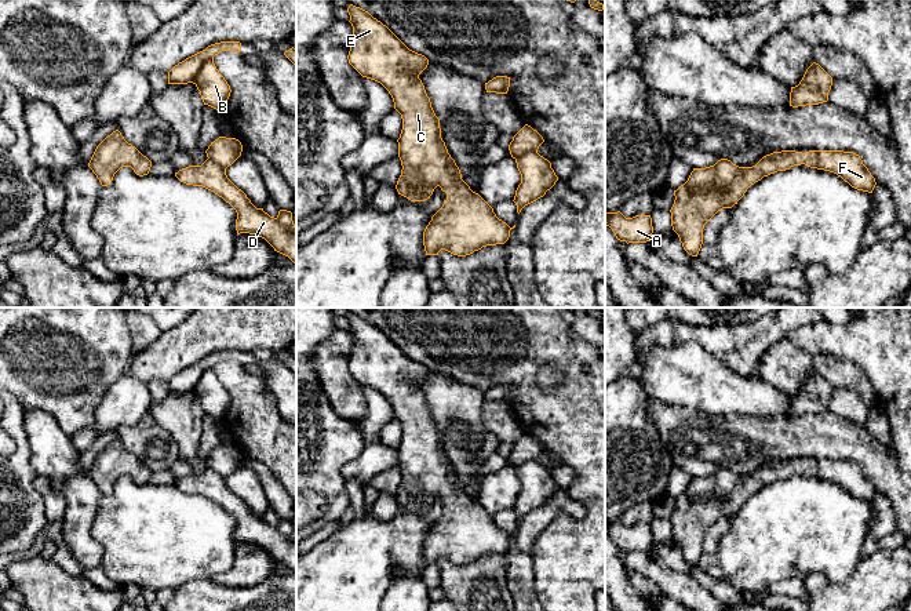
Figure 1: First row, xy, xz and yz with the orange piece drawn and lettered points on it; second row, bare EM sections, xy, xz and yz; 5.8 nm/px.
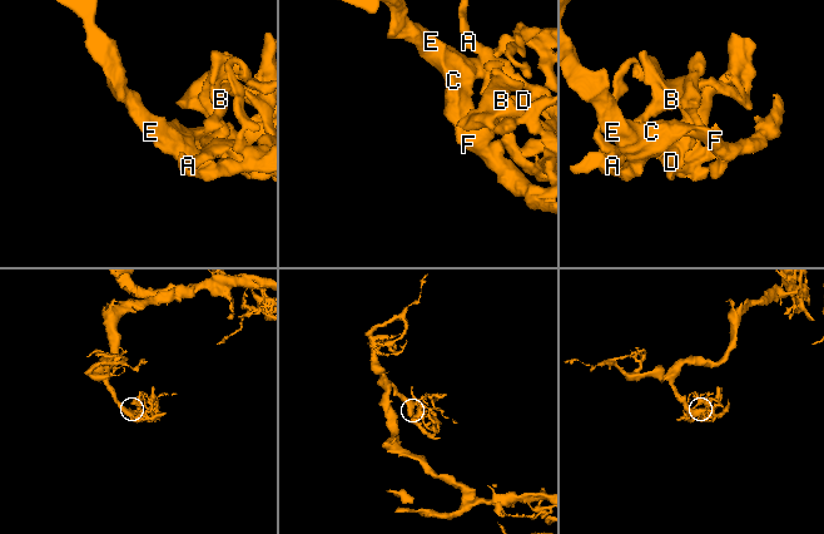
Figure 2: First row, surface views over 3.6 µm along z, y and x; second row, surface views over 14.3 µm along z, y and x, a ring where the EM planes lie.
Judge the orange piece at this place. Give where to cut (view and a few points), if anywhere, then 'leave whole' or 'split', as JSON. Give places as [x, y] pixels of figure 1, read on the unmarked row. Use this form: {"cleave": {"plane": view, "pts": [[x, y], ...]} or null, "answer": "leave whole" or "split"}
{"cleave": null, "answer": "leave whole"}

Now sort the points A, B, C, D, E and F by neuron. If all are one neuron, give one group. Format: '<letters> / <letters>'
A B C D E F

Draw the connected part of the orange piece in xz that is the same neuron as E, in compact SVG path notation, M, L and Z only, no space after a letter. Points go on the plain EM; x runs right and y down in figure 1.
M350 313L347 317L347 321L350 324L349 331L353 335L353 346L351 346L350 360L347 364L349 372L362 386L367 386L367 388L371 388L371 389L380 392L389 400L389 403L391 404L393 411L394 411L394 418L401 423L401 428L402 428L402 439L401 439L400 447L397 448L397 451L398 451L398 466L400 466L401 474L402 474L401 484L400 484L397 494L396 494L398 503L409 508L411 510L424 510L424 509L430 508L430 505L433 503L433 501L437 495L440 495L441 499L447 502L447 509L444 510L442 516L431 525L431 530L429 531L429 534L426 535L426 538L423 541L423 554L424 554L426 564L438 564L438 561L441 559L445 559L453 564L466 565L466 564L470 564L474 560L478 560L487 554L504 553L510 546L510 539L514 538L515 534L513 537L510 537L506 531L499 528L496 525L496 523L493 521L493 517L478 502L475 502L470 498L470 495L462 488L460 479L456 474L455 469L448 462L445 451L441 447L440 428L436 425L436 422L431 417L430 407L427 405L424 394L423 394L422 389L419 388L419 383L427 377L429 368L424 364L409 359L386 334L383 334L376 327L373 327L368 320Z

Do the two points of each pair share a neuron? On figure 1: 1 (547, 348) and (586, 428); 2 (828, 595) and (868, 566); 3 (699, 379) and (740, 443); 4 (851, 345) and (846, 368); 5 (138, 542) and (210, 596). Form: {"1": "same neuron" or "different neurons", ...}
{"1": "same neuron", "2": "same neuron", "3": "different neurons", "4": "different neurons", "5": "different neurons"}

